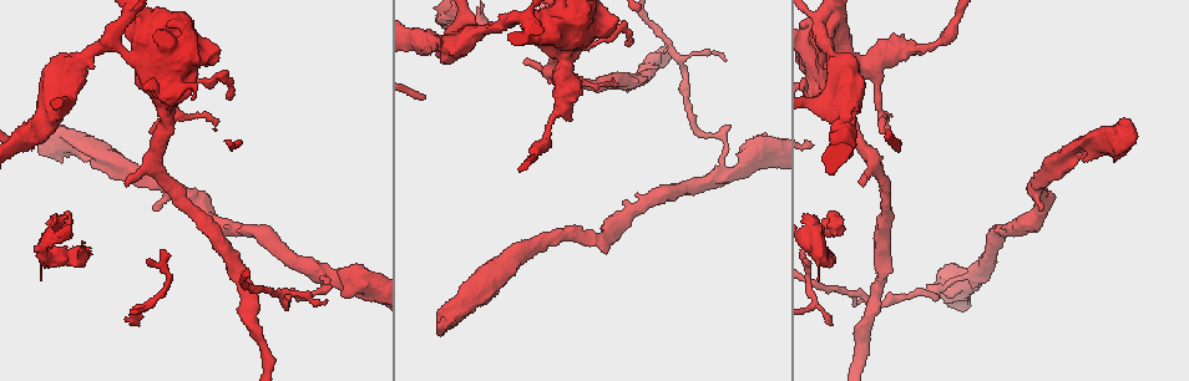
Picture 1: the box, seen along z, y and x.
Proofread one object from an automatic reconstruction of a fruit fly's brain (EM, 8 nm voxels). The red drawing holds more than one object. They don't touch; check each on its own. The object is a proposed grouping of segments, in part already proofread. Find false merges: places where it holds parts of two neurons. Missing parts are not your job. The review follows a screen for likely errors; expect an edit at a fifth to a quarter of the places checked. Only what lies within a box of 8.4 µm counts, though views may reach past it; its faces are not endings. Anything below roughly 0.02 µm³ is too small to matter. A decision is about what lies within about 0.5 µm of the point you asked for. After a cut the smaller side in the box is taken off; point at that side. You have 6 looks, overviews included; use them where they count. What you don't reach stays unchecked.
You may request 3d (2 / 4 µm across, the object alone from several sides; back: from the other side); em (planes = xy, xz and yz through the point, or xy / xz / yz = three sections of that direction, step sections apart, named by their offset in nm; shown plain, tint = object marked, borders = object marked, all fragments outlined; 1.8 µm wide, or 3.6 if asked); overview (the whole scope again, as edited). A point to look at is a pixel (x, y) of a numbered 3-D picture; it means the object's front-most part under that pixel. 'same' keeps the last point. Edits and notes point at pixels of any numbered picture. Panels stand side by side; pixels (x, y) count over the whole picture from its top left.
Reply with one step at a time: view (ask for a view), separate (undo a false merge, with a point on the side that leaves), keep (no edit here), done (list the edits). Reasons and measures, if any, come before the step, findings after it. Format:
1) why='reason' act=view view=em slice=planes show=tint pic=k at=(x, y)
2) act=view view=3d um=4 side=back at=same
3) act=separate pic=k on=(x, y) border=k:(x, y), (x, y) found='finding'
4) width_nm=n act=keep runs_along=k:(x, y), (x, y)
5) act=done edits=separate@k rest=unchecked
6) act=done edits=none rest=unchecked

why='arms part here' act=view view=3d um=4 pic=1 at=(461, 39)

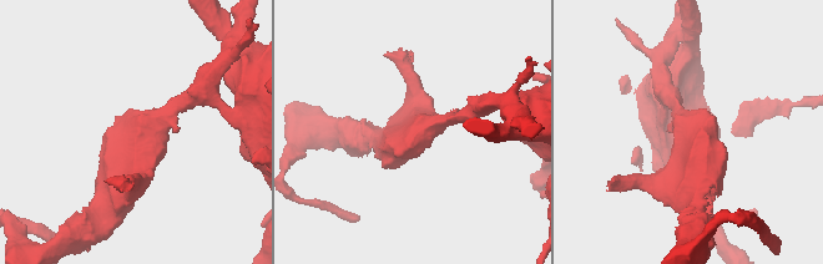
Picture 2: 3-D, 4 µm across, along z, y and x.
why='need the tissue' act=view view=em um=3.6 slice=xz step=8 show=tint pic=2 at=(412, 134)

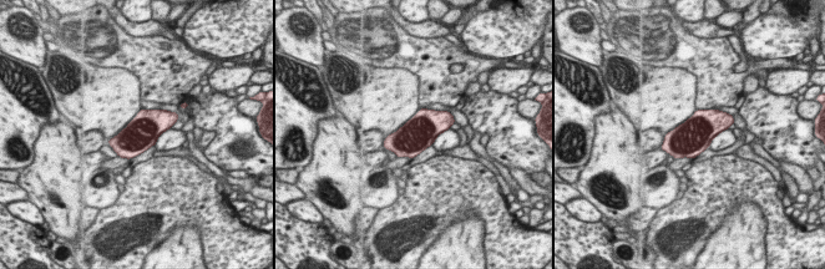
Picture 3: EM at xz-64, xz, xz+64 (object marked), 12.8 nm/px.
why='cut it another way' act=view view=em um=3.6 slice=planes show=tint at=same

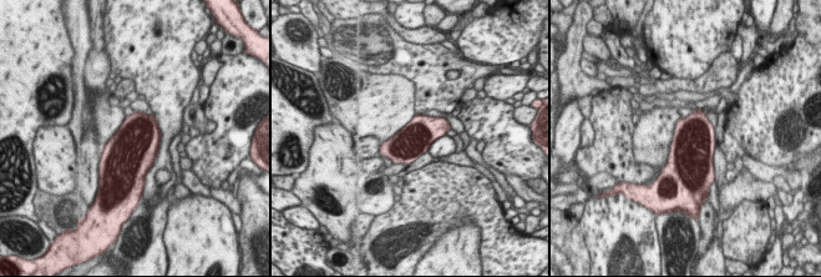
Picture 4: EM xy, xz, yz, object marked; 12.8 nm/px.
act=keep found='all the same neuron'

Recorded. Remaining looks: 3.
why='narrows sharply' act=view view=3d um=2 pic=1 at=(925, 51)

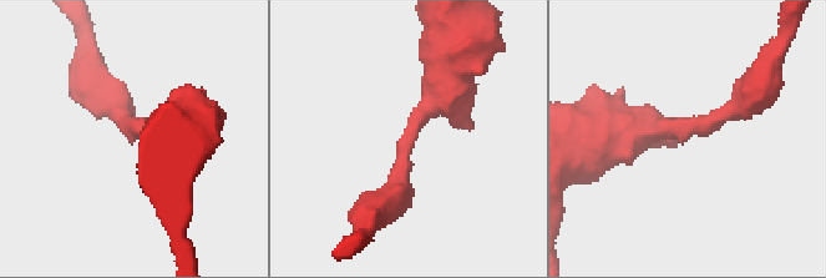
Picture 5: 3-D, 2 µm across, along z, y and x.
act=view view=em slice=xy step=4 show=tint pic=5 at=(691, 132)

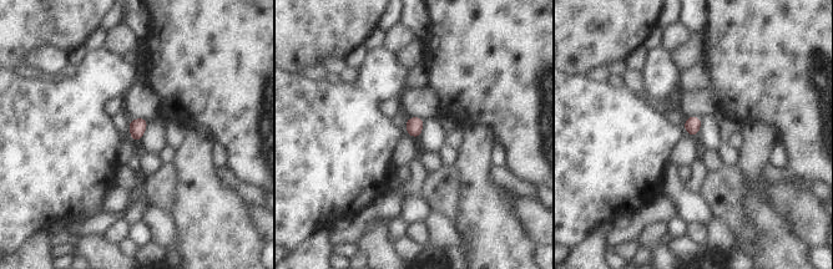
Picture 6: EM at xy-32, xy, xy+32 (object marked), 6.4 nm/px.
act=view view=em slice=planes show=tint at=same

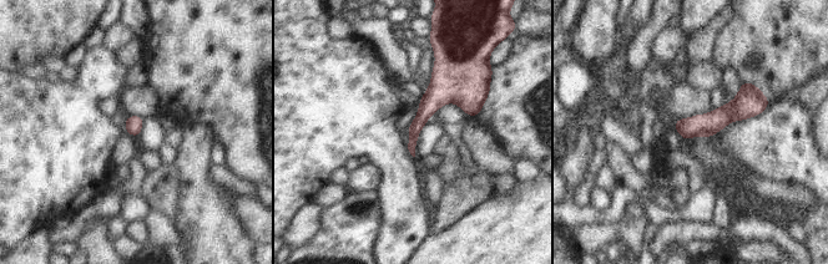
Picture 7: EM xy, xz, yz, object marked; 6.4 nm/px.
arm_widths_nm=240,440 act=keep found='continuous, no second neuron'

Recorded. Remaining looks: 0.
act=done edits=none rest=unchecked

